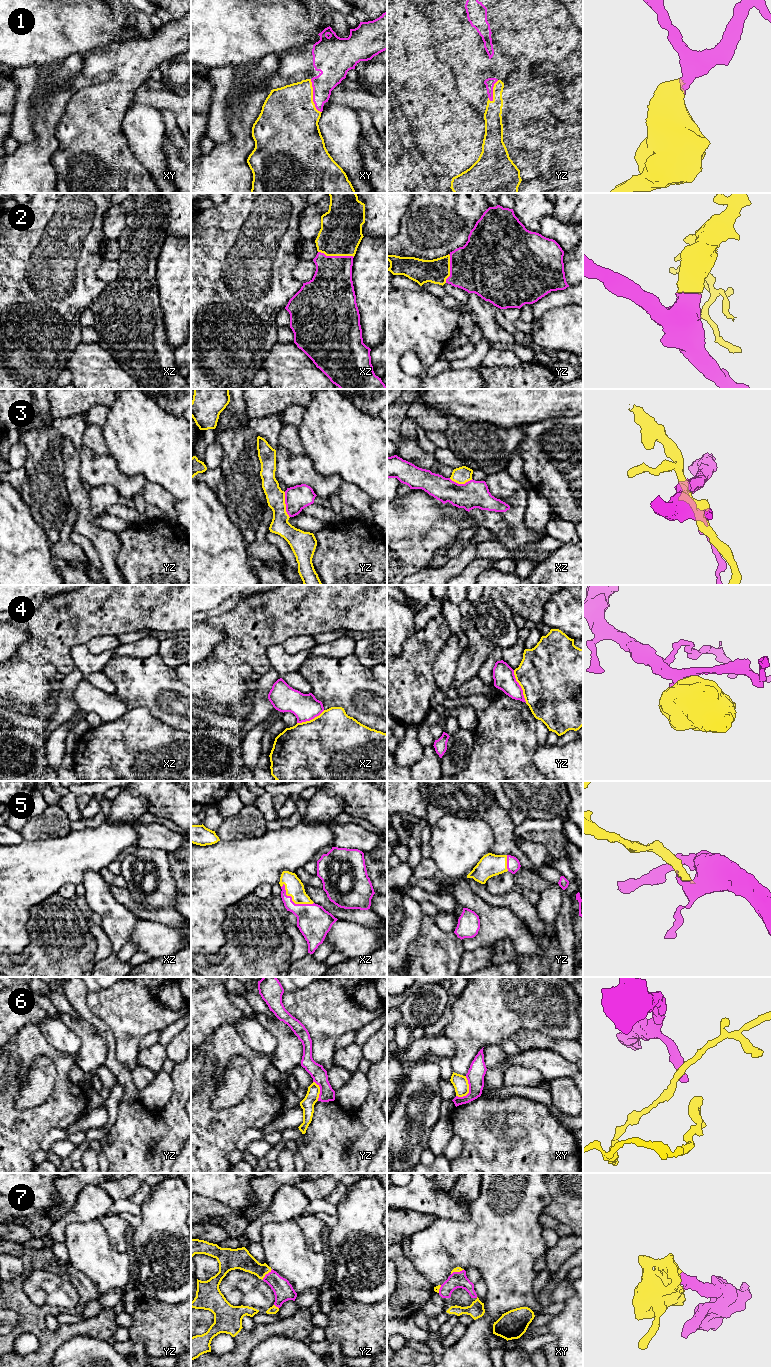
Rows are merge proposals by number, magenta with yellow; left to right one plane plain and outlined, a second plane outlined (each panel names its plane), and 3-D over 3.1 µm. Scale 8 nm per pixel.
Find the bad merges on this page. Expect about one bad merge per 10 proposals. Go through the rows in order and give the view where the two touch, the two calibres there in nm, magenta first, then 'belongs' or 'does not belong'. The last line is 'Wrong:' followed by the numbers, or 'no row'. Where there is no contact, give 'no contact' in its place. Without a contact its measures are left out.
1: contact in xy; calibres 190 and 440 nm; belongs
2: contact in xz; calibres 340 and 340 nm; belongs
3: contact in yz; calibres 190 and 150 nm; does not belong
4: contact in yz; calibres 180 and 500 nm; does not belong
5: contact in xz; calibres 280 and 150 nm; belongs
6: contact in xy; calibres 140 and 120 nm; does not belong
7: contact in yz; calibres 160 and 170 nm; belongs
Wrong: 3, 4, 6

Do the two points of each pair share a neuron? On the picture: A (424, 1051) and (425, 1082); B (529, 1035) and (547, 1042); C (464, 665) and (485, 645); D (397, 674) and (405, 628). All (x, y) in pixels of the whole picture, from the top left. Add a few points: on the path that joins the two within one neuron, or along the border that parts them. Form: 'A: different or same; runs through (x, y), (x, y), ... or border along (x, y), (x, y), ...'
A: different; border along (424, 1060), (417, 1061), (408, 1066)
B: same; runs through (533, 1039), (543, 1041)
C: same; runs through (469, 661), (480, 650)
D: different; border along (415, 634), (404, 642), (403, 651), (397, 655)

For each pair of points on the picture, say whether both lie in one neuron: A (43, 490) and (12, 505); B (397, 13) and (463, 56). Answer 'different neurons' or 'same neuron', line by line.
A: different neurons
B: different neurons

